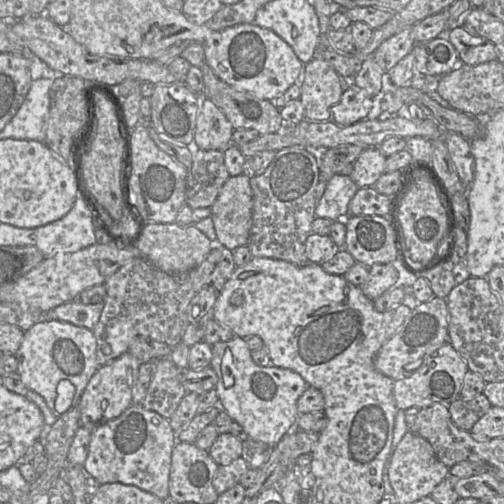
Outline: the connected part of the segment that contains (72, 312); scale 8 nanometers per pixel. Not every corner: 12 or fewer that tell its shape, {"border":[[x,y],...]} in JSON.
{"border":[[75,299],[44,313],[93,330],[103,303],[85,305]]}

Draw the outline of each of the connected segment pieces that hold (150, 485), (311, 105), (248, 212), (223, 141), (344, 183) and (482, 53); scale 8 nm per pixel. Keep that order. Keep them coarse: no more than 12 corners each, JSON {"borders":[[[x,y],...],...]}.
{"borders":[[[131,404],[91,433],[83,469],[100,485],[169,496],[177,434]],[[328,61],[304,64],[294,84],[305,119],[331,119],[344,79]],[[230,176],[211,206],[217,241],[247,246],[253,192],[247,176]],[[200,98],[194,132],[201,150],[224,150],[234,128],[208,98]],[[335,174],[317,201],[315,216],[338,221],[358,186]],[[462,25],[446,34],[459,63],[476,66],[497,60],[490,41]]]}

